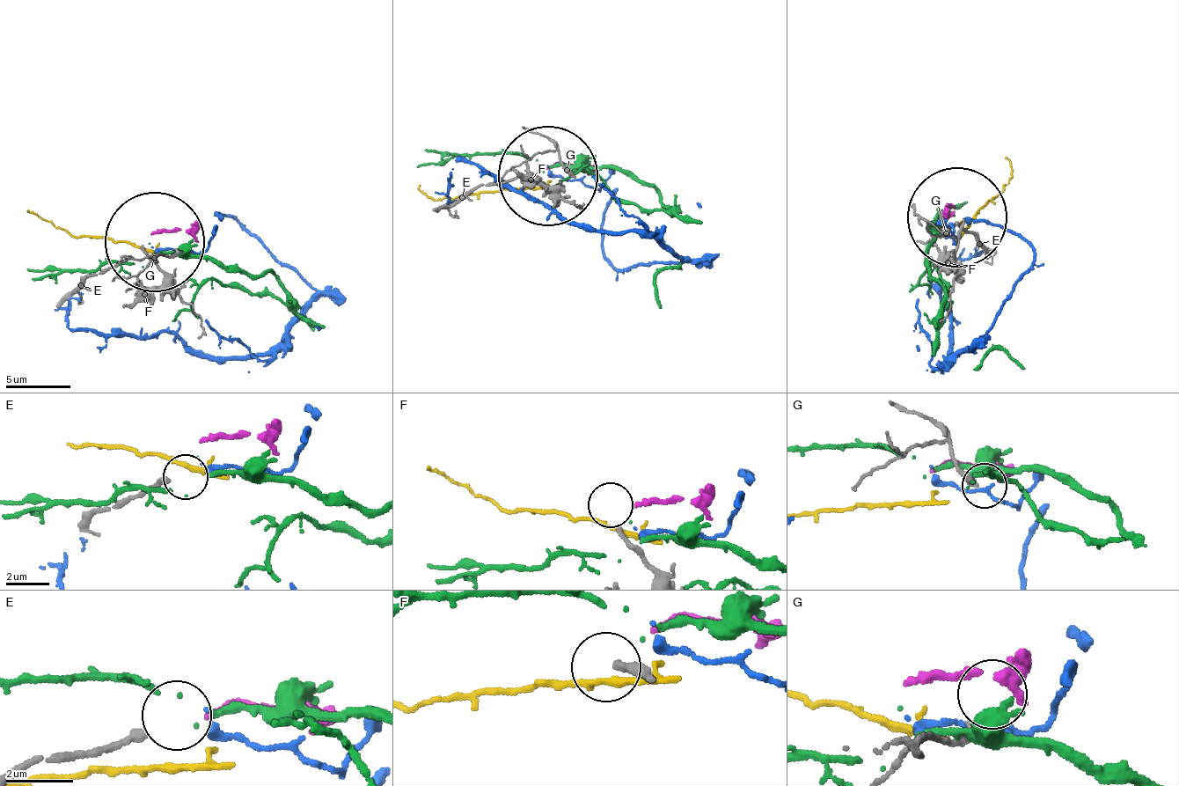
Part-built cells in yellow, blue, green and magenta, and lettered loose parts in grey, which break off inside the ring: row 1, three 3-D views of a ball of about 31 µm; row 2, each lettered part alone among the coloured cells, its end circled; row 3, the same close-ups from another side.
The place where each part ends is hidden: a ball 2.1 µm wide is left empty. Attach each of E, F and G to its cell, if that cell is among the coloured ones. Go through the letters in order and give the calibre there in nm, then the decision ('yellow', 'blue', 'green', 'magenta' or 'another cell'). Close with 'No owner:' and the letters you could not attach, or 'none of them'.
E: 240 nm thick; green
F: 200 nm thick; another cell
G: 320 nm thick; another cell
No owner: F, G

